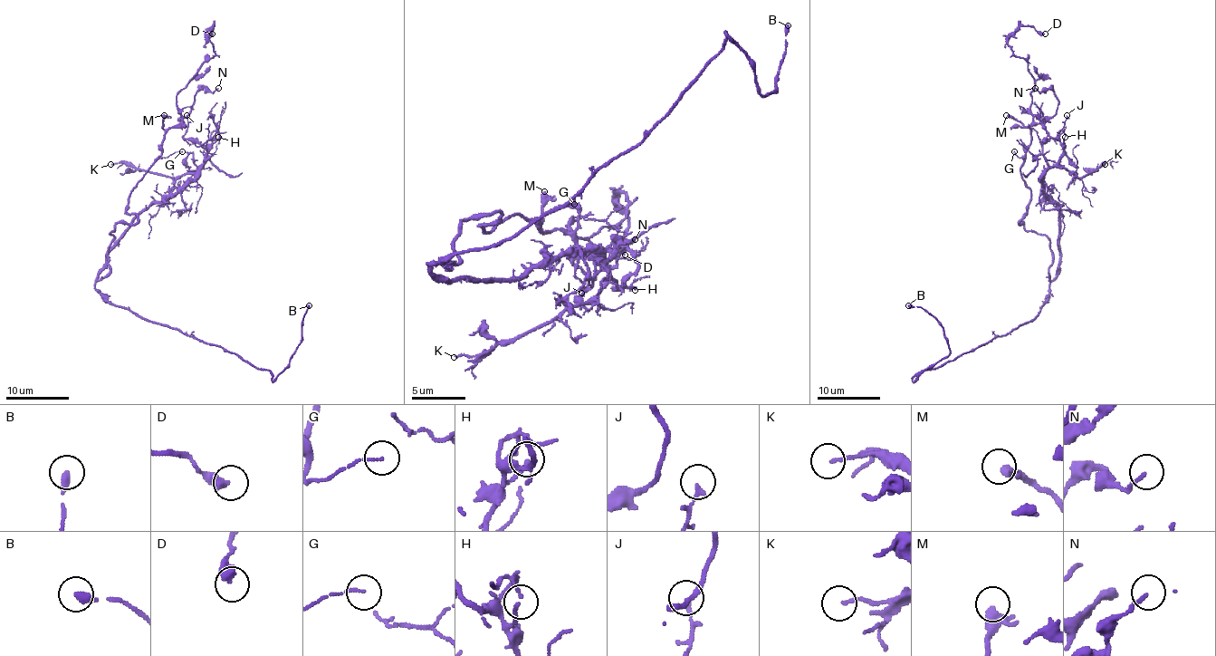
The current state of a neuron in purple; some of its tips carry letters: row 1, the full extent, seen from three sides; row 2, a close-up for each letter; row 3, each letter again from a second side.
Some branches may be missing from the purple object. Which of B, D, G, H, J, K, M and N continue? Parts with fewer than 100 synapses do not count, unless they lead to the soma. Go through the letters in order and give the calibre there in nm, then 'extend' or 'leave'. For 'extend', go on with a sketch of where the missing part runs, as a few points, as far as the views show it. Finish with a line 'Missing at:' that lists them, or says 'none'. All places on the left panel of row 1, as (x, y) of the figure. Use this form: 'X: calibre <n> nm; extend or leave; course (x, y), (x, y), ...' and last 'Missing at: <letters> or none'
B: calibre 320 nm; extend
D: calibre 440 nm; leave
G: calibre 100 nm; leave
H: calibre 140 nm; leave
J: calibre 140 nm; leave
K: calibre 130 nm; leave
M: calibre 280 nm; leave
N: calibre 130 nm; leave
Missing at: B

